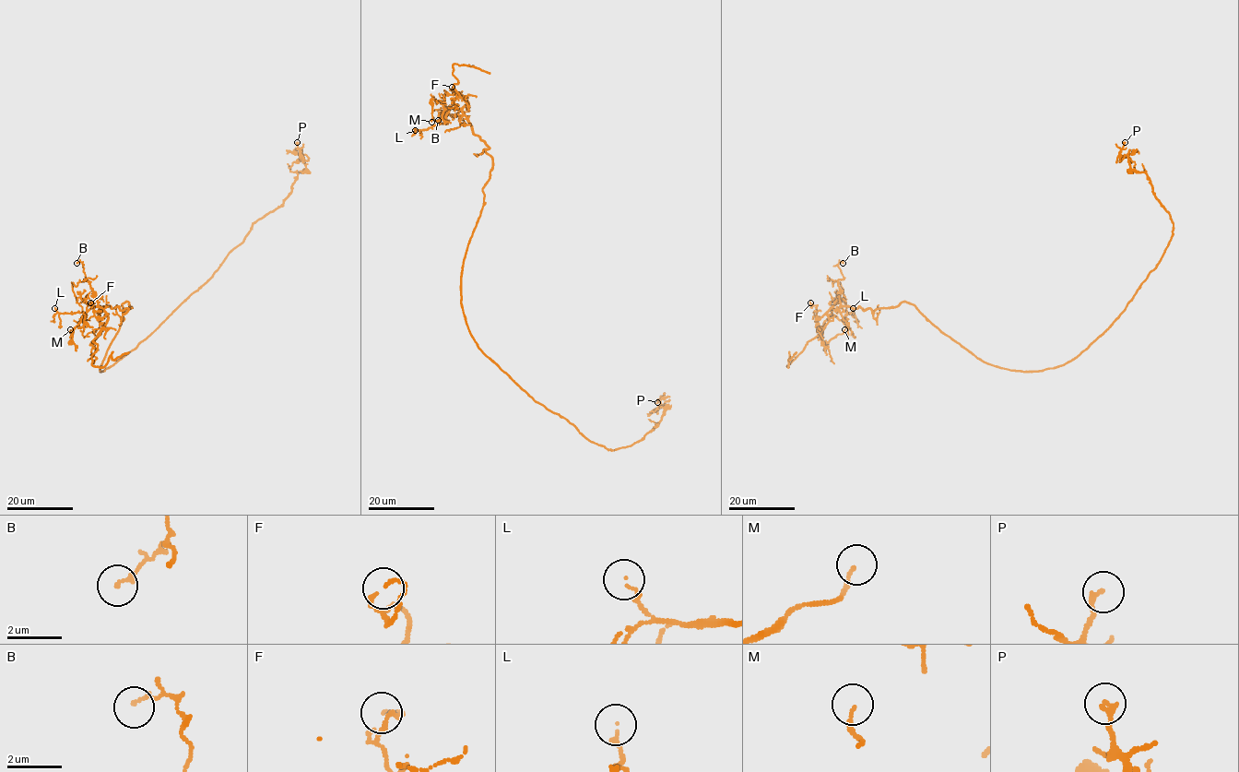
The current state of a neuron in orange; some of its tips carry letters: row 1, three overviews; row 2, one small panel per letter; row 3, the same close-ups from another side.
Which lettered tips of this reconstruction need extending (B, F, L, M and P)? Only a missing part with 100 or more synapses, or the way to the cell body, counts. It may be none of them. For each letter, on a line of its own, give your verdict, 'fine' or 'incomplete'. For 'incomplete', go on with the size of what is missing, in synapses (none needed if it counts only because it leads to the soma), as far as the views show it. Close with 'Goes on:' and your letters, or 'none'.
B: fine
F: fine
L: fine
M: fine
P: fine
Goes on: none

